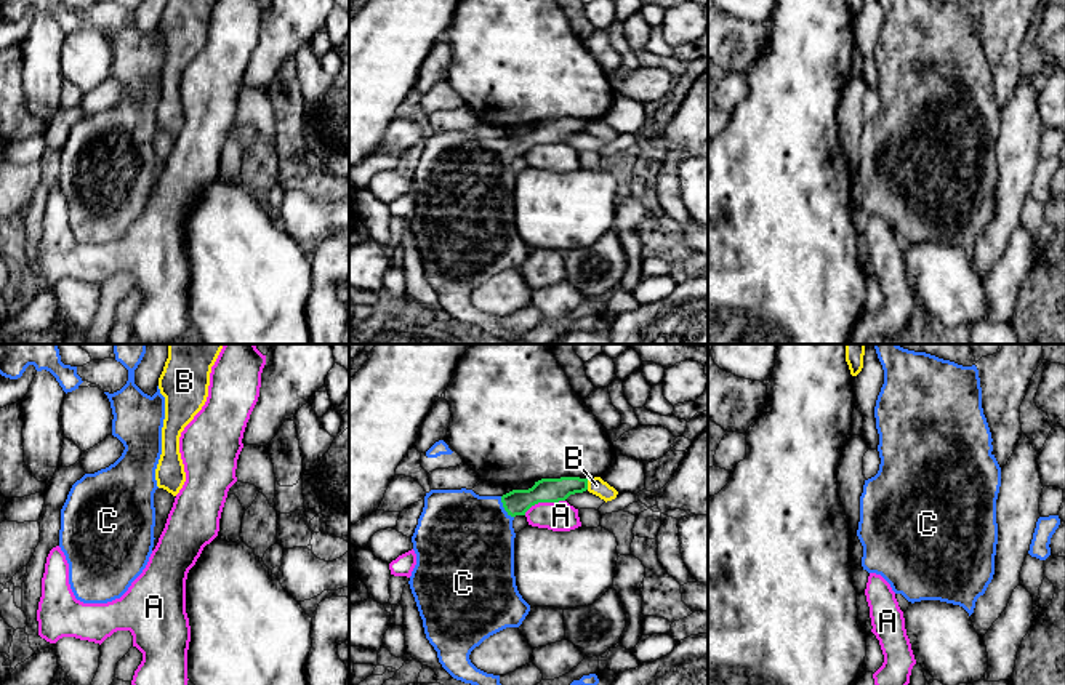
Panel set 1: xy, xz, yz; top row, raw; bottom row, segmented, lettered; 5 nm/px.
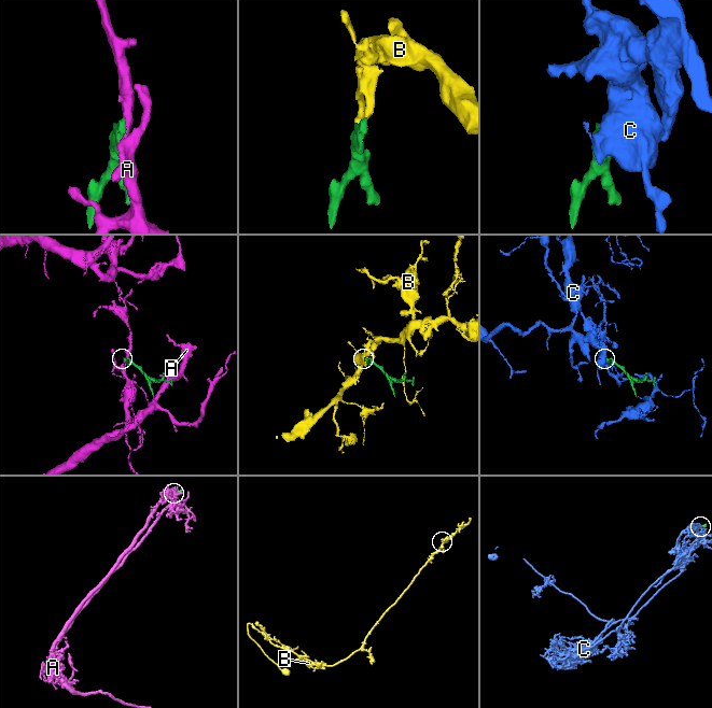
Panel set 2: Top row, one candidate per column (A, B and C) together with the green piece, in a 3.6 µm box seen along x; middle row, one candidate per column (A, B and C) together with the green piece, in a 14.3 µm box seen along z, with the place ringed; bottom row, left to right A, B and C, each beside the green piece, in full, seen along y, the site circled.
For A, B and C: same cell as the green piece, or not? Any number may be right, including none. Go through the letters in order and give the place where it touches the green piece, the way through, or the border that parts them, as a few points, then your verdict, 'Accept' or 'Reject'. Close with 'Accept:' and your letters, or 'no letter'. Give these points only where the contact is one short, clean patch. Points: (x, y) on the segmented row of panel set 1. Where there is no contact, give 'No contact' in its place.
A: Touches green at xz (543, 501). Reject
B: Touches green at xz (586, 485). Reject
C: Touches green at xz (503, 506). Path across: xz (546, 490), (503, 506), (466, 540). Accept
Accept: C

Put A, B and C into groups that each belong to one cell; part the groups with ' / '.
A / B / C

